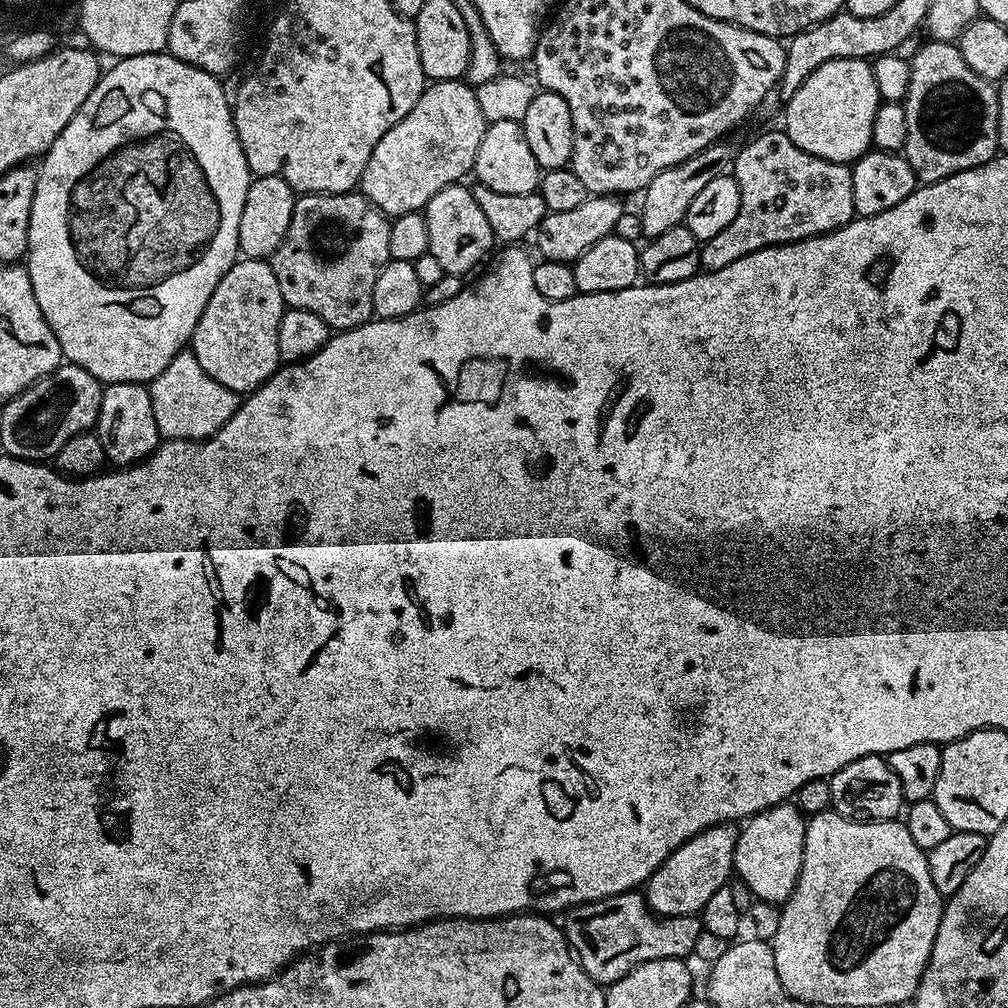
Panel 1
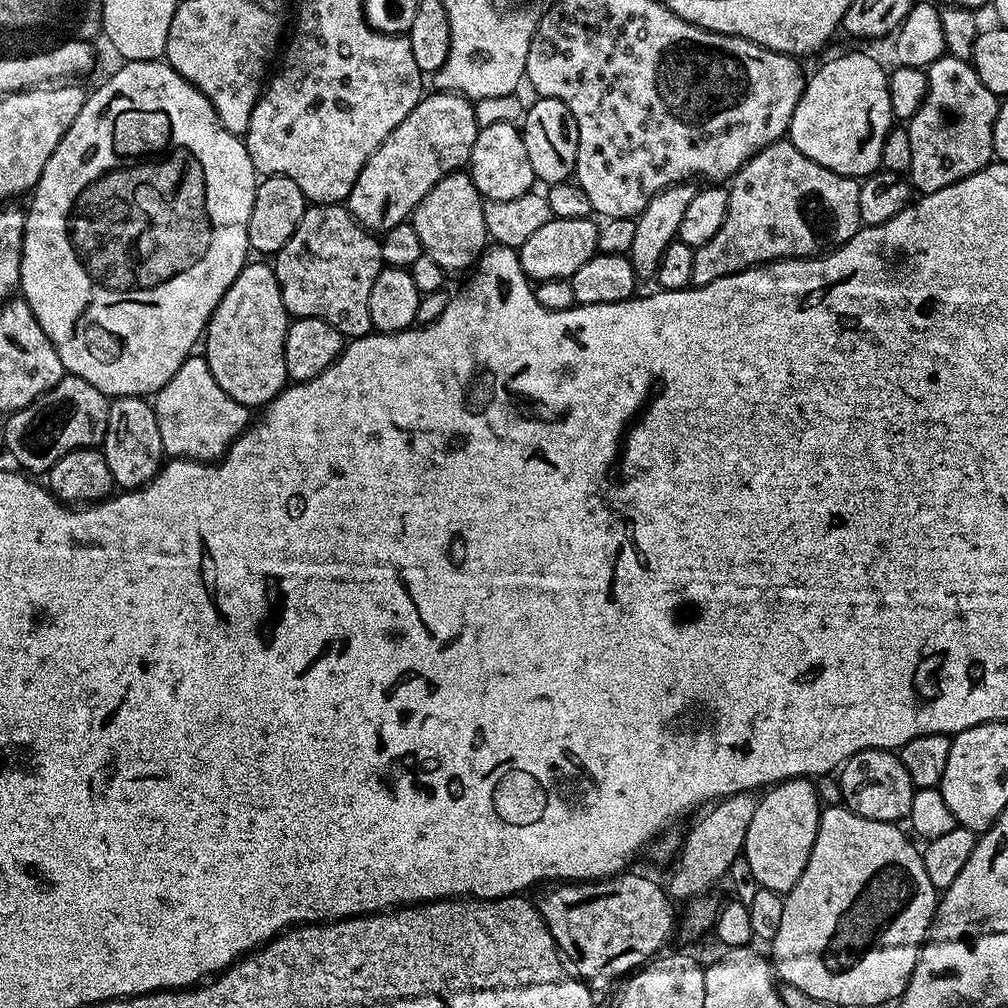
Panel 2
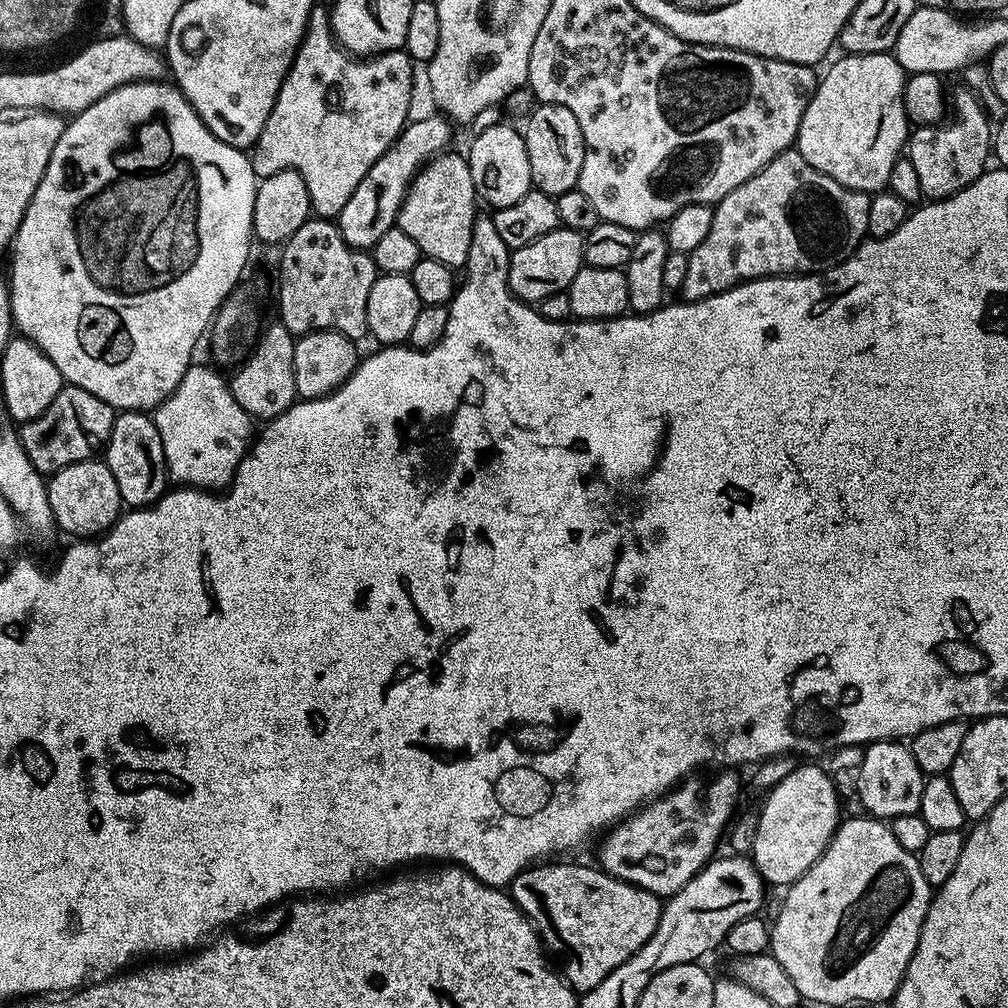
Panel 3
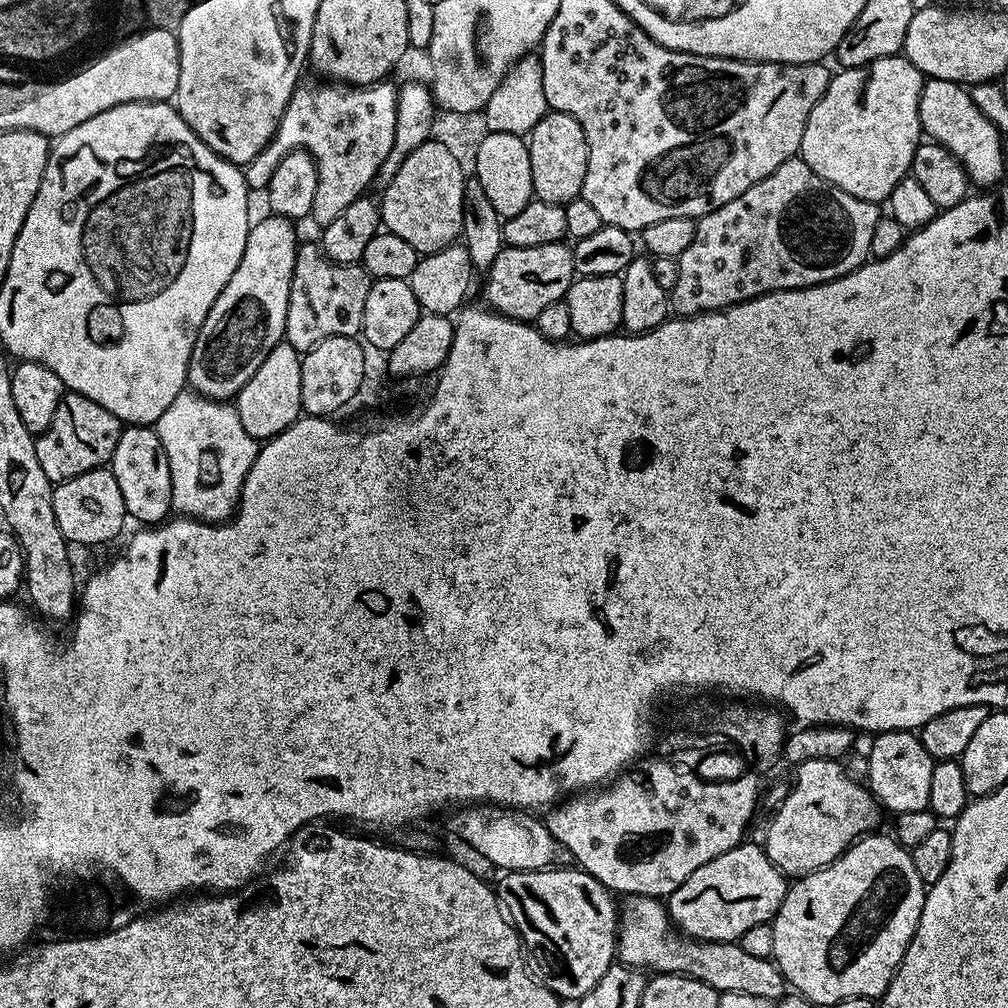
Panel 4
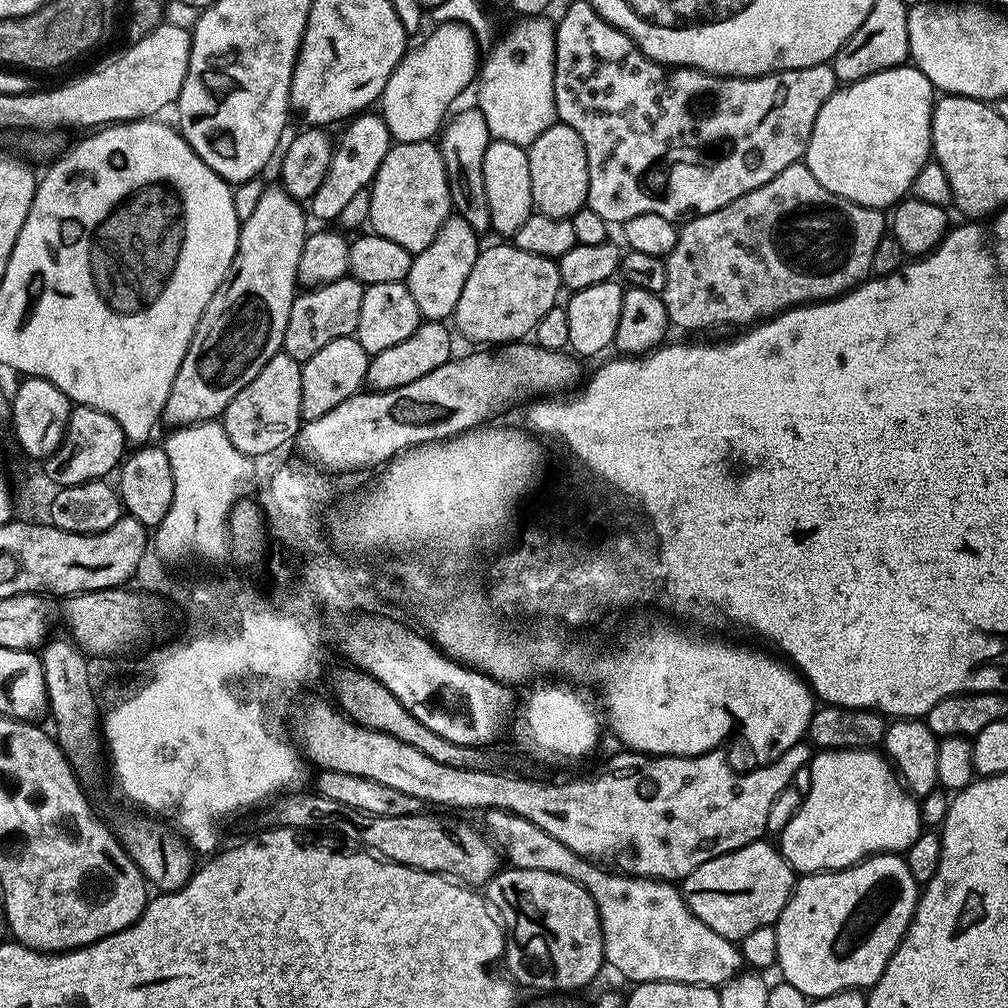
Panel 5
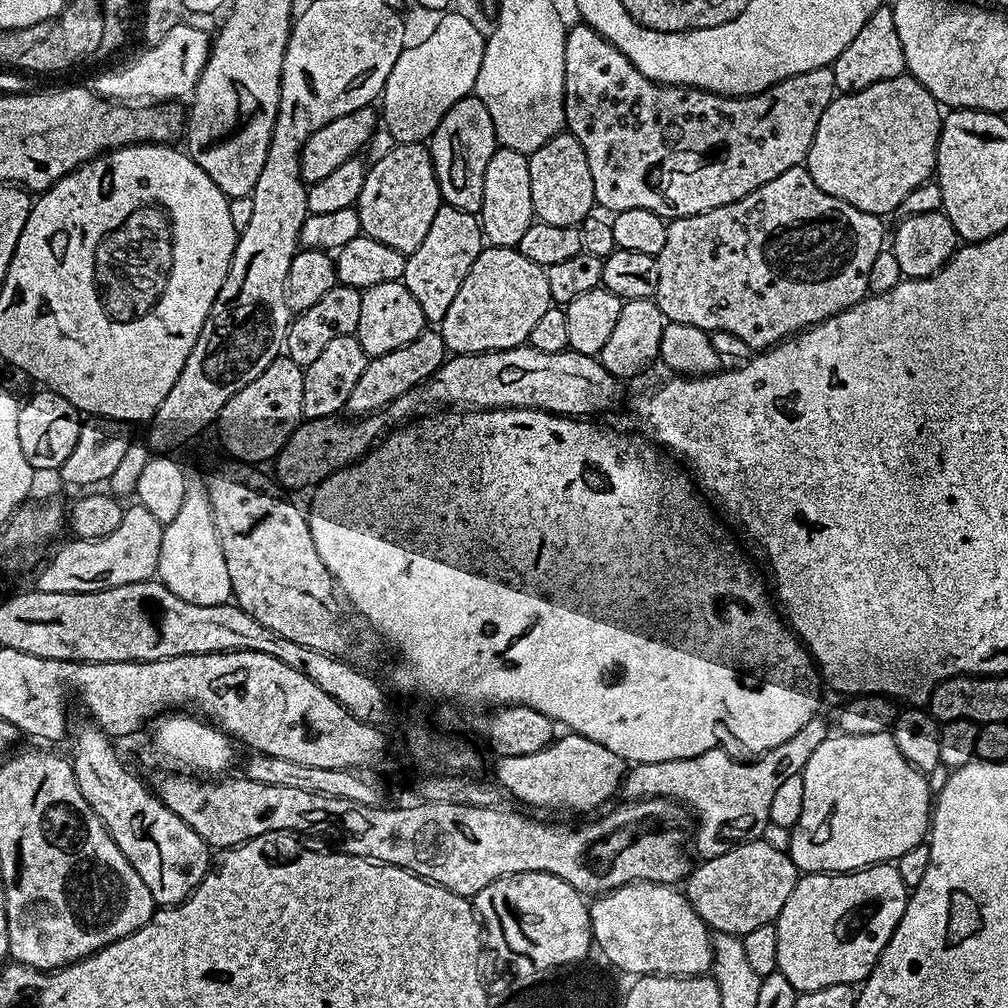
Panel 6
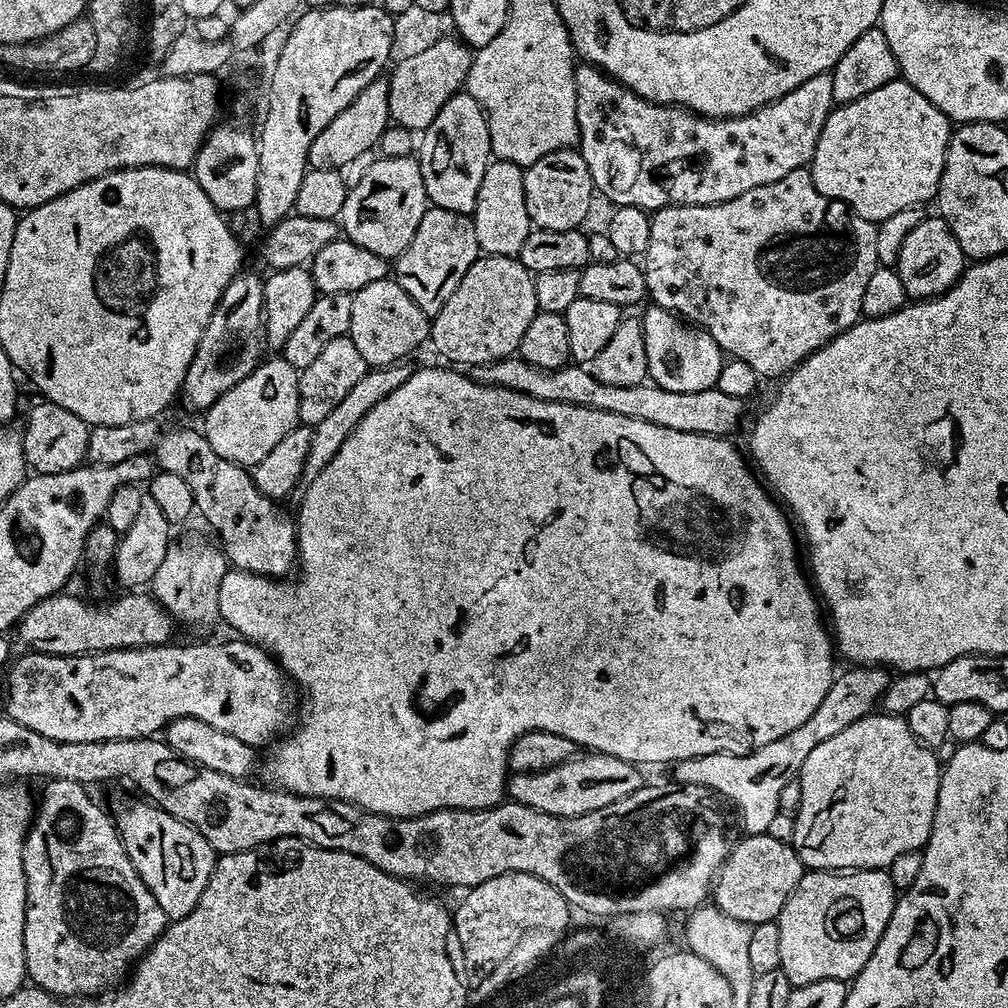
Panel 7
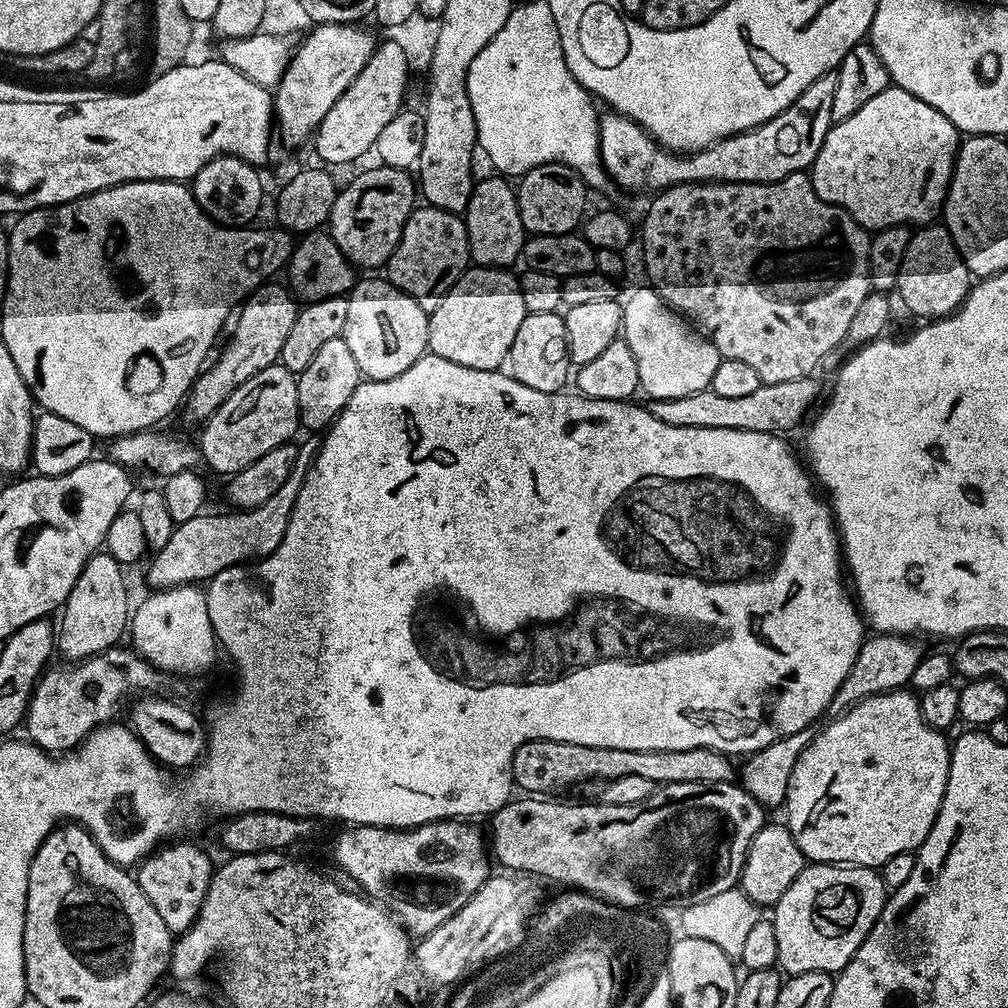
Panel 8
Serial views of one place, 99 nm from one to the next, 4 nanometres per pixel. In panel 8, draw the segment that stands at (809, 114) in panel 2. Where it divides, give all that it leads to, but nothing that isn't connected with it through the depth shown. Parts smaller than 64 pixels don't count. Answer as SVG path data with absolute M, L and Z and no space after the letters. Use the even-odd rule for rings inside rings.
M890 86L882 94L874 94L862 110L854 110L850 118L835 121L829 128L810 169L812 185L818 198L844 208L866 230L916 226L931 221L932 215L941 211L961 140L961 133L946 114L934 110L922 98Z

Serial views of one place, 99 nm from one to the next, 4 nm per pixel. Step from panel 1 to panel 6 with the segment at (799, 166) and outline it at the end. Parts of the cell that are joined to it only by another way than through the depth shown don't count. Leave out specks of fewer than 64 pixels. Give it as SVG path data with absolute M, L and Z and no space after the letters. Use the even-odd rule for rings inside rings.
M807 167L791 168L786 174L778 174L766 186L758 186L746 198L738 198L738 202L730 202L726 206L718 206L709 212L694 214L693 216L677 216L667 221L666 246L658 253L658 290L654 297L656 304L662 310L665 321L686 326L698 326L702 331L709 334L725 332L736 340L741 340L751 350L767 350L787 340L789 336L797 335L816 324L821 324L826 318L837 316L839 312L845 312L850 306L869 295L868 283L870 282L870 266L874 258L878 258L880 252L886 248L886 232L884 236L884 223L881 217L858 210L850 206L850 202L842 202L842 198L834 198L826 194L810 178Z

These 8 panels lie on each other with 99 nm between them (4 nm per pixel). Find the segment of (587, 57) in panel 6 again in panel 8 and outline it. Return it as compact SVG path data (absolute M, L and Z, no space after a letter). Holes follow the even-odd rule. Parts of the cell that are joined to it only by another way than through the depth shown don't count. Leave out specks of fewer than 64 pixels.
M836 71L822 74L797 98L782 114L778 114L773 120L759 124L749 132L740 132L737 136L727 136L717 144L709 148L693 151L691 154L677 154L667 148L660 147L655 138L640 124L635 124L629 116L623 116L621 112L604 110L600 117L600 157L609 177L616 180L624 188L652 188L651 190L663 190L675 184L707 184L709 182L723 182L726 184L773 184L782 178L786 178L795 172L803 172L811 169L816 161L818 150L826 138L829 128L834 121L832 119L832 107L834 106L834 90L838 86L838 74Z

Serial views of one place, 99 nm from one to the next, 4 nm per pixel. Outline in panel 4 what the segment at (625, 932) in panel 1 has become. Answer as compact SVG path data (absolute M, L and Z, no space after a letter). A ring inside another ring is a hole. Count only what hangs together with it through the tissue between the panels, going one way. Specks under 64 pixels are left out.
M574 866L501 875L497 896L515 925L526 951L526 964L563 1001L580 1000L598 984L616 958L619 911L608 888Z

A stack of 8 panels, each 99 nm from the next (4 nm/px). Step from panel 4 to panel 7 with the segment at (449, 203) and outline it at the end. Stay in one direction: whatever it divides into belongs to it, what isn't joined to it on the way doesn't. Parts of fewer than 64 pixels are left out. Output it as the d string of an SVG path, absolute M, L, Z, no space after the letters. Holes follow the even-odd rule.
M415 155L404 157L377 158L360 177L349 187L346 202L338 223L343 235L354 246L362 250L371 250L384 260L395 261L410 246L414 239L414 230L422 222L422 214L430 207L426 186L422 182L422 170Z

